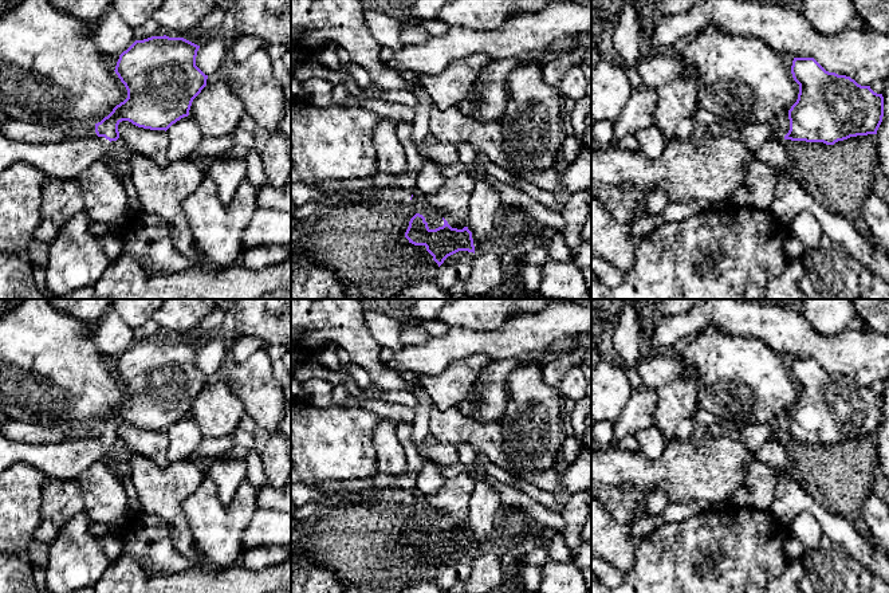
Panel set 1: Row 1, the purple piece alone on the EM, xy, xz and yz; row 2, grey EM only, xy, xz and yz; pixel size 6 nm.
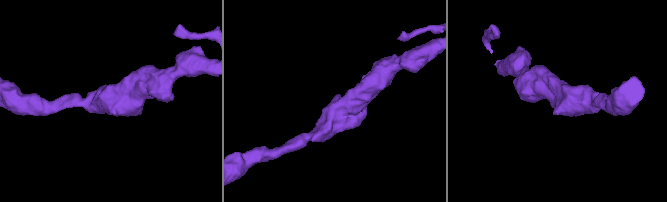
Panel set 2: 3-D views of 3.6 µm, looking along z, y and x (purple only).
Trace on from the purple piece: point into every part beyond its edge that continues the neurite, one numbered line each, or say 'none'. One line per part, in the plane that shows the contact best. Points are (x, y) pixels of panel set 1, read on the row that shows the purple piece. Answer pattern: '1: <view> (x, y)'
1: xy (65, 161)

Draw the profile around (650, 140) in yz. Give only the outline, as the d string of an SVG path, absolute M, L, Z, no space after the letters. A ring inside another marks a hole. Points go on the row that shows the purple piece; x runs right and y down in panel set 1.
M654 123L634 131L633 136L637 140L640 150L644 152L649 158L660 157L668 144L664 133Z

